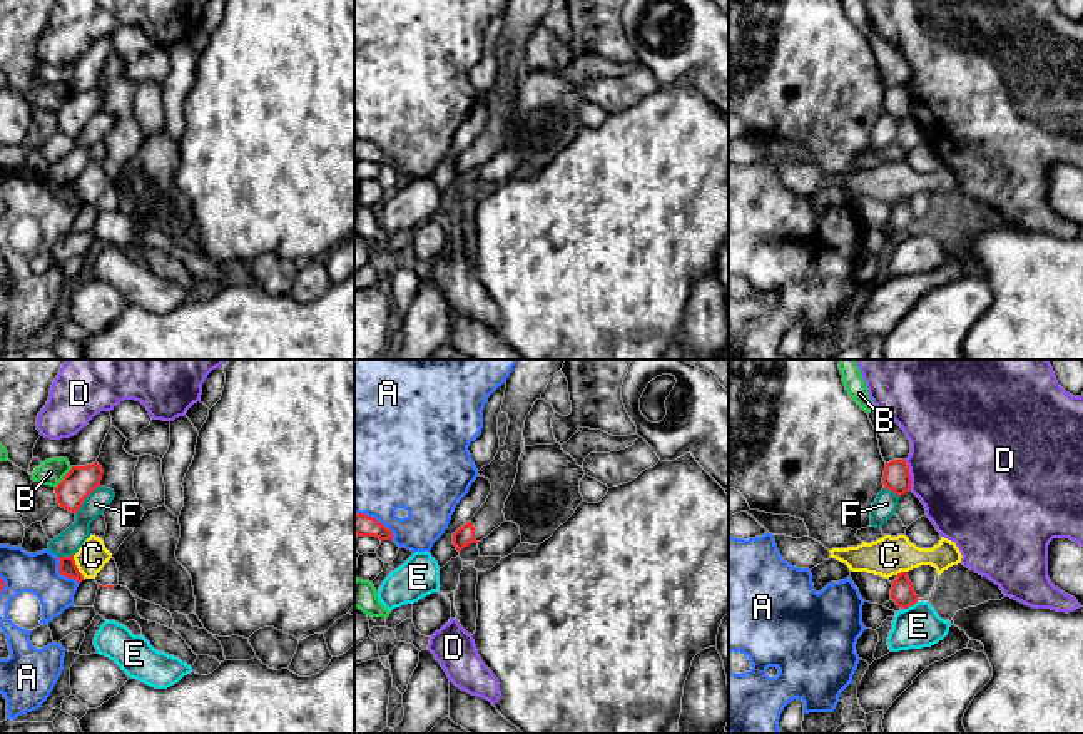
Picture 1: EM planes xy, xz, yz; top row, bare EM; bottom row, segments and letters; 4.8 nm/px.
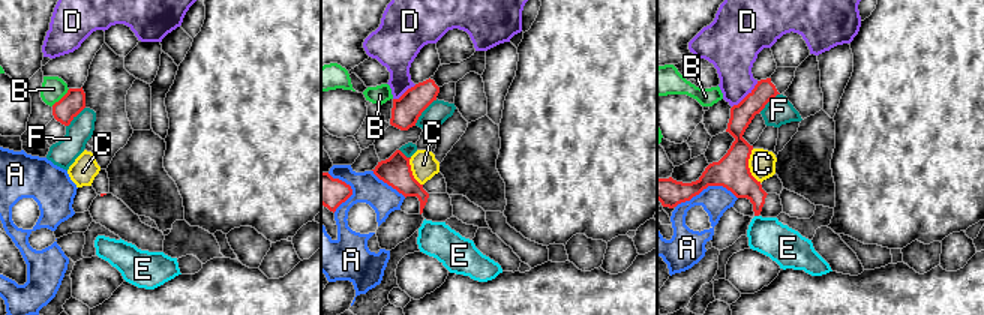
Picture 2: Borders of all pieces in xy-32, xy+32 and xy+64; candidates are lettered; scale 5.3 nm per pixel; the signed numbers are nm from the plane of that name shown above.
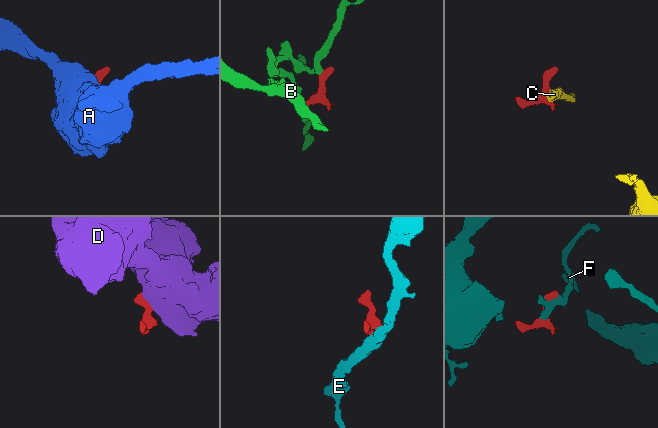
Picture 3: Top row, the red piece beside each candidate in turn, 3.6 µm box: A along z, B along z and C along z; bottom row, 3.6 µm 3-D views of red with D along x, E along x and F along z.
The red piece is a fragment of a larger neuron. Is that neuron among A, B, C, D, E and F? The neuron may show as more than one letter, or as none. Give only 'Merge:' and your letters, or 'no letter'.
Merge: no letter

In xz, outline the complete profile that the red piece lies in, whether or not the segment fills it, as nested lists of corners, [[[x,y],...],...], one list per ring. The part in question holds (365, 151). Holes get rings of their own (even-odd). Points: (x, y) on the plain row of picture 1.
[[[354,139],[354,159],[358,162],[376,162],[383,166],[393,166],[393,157],[379,149],[376,144],[364,139]]]

